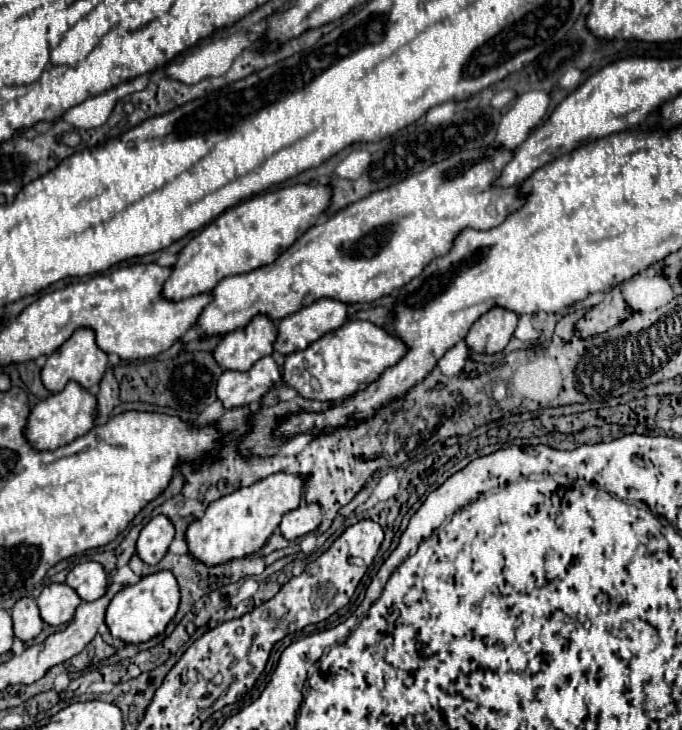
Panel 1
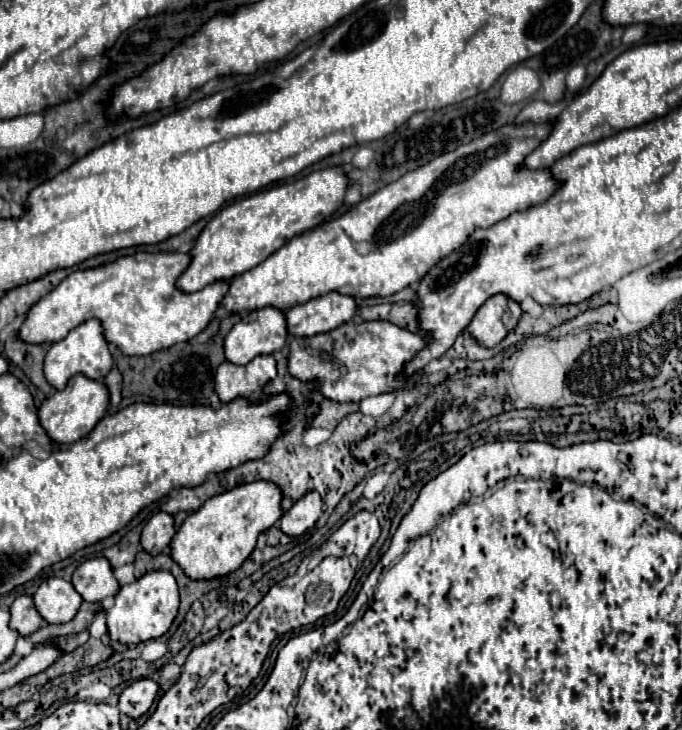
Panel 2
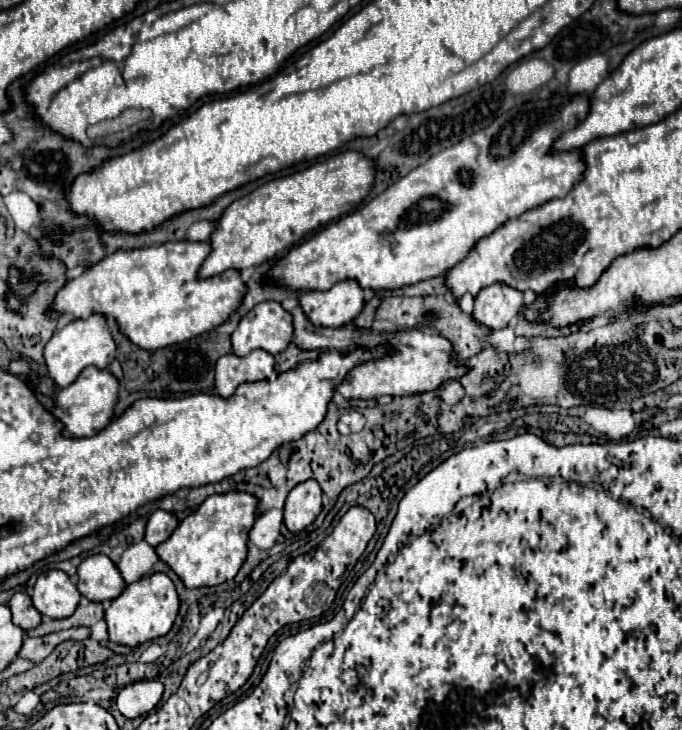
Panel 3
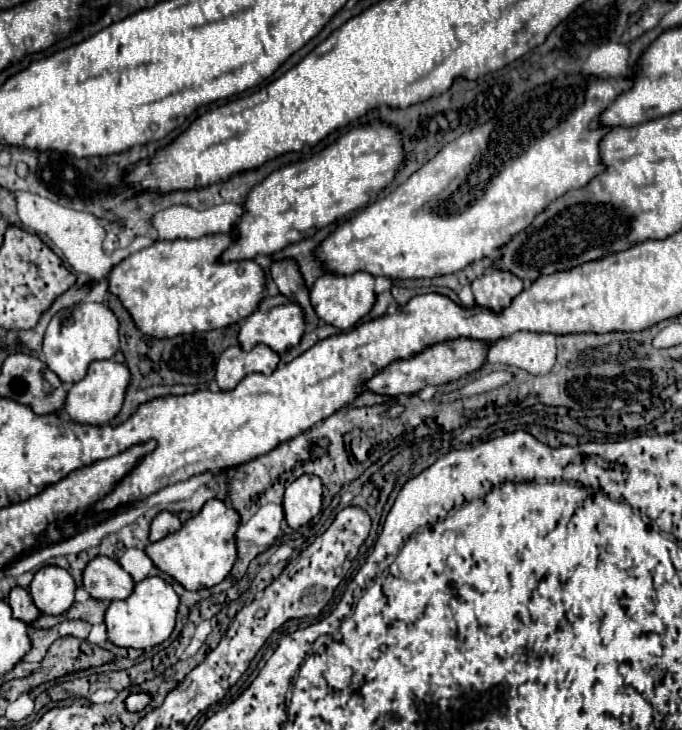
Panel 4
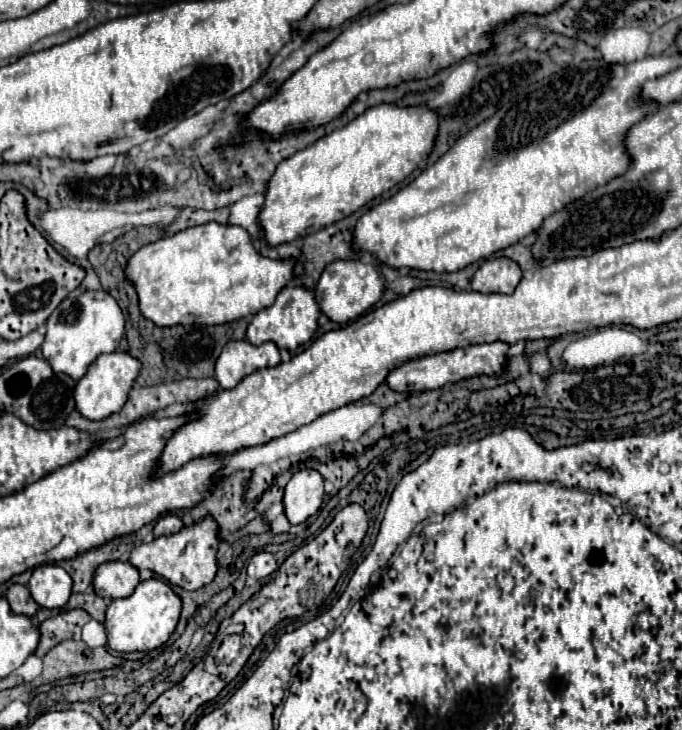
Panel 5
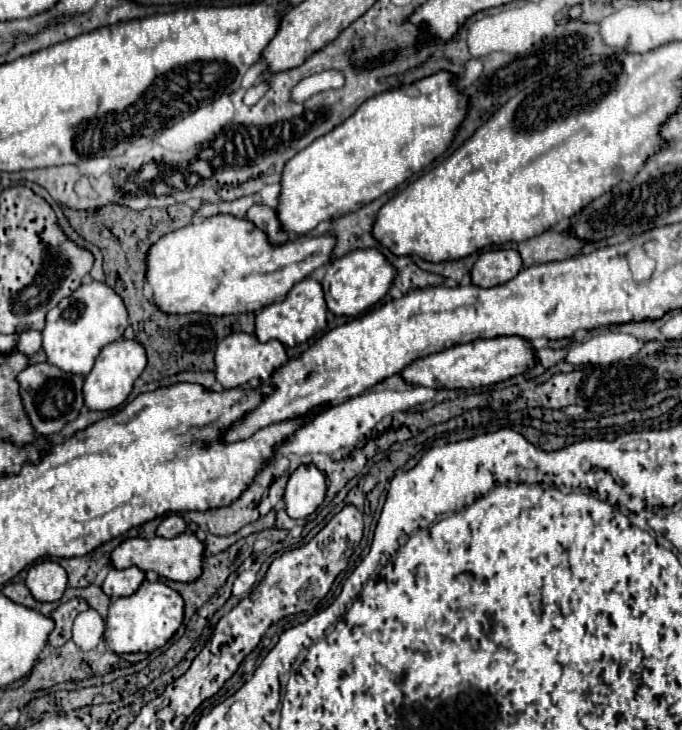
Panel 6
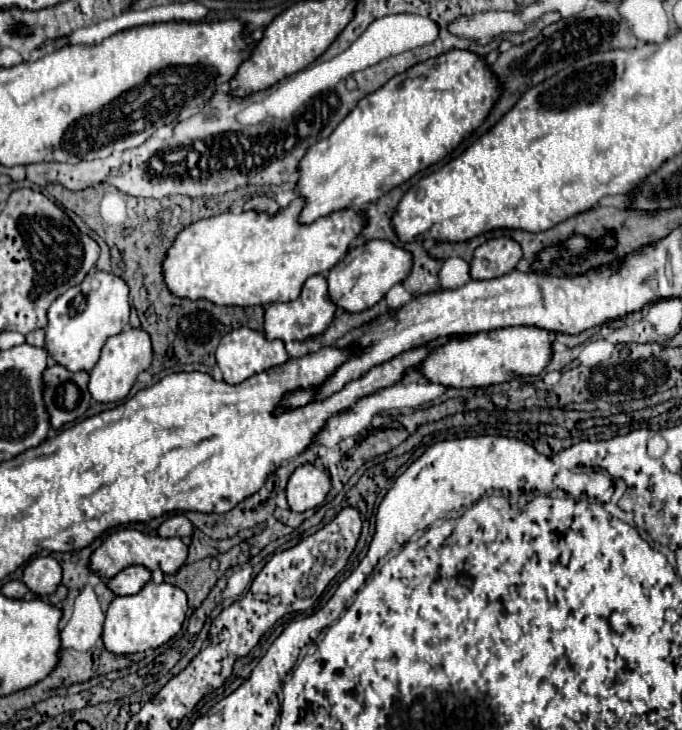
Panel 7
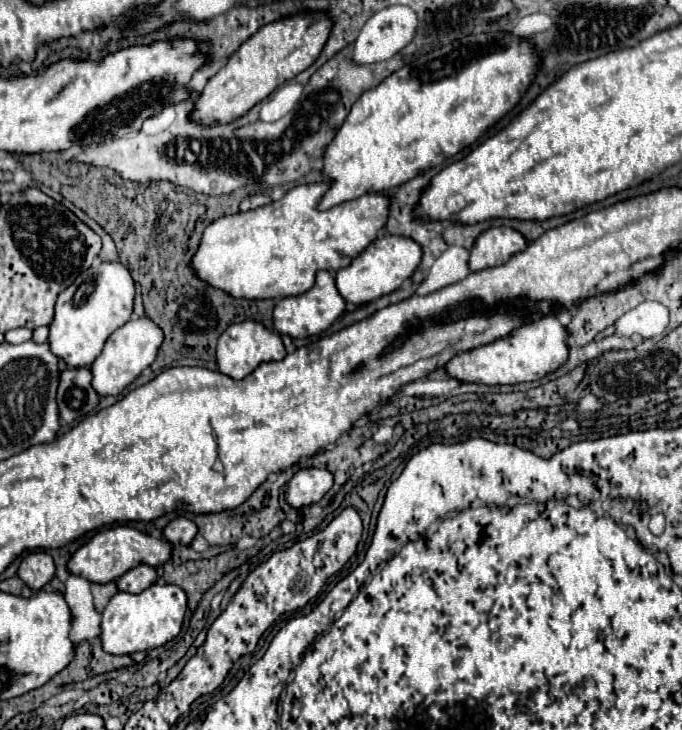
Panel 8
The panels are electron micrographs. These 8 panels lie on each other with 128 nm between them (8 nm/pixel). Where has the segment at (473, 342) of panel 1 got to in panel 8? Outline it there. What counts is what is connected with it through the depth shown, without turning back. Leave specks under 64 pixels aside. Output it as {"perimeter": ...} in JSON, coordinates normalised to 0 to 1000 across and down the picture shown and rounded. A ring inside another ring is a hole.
{"perimeter":[[[716,312],[698,326],[686,364],[692,373],[710,370],[718,364],[733,364],[745,359],[751,348],[765,345],[771,337],[774,337],[774,329],[760,315]]]}

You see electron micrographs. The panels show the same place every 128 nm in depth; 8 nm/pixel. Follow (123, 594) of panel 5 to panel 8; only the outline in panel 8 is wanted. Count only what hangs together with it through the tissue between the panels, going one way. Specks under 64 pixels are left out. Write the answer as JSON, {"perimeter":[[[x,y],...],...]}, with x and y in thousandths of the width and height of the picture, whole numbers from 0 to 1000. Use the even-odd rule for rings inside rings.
{"perimeter":[[[202,773],[199,778],[188,781],[182,789],[176,789],[170,795],[170,800],[179,811],[196,811],[196,814],[211,811],[226,797],[229,797],[229,778],[223,778],[217,773]]]}

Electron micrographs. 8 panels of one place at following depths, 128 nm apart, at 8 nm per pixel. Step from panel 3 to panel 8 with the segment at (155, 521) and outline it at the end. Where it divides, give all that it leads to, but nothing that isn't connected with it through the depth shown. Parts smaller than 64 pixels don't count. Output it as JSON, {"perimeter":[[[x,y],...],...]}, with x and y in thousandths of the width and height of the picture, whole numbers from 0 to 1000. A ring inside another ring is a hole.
{"perimeter":[[[258,710],[252,712],[243,723],[240,723],[240,737],[249,742],[249,745],[279,745],[287,734],[290,723],[282,712],[276,710]]]}

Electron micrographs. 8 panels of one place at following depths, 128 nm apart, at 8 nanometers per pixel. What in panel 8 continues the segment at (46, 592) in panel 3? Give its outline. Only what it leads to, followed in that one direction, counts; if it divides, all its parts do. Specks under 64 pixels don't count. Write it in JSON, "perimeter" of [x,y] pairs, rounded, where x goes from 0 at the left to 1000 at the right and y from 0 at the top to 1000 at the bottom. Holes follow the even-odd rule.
{"perimeter":[[[47,756],[47,759],[35,762],[29,770],[29,778],[26,778],[26,789],[50,811],[62,808],[79,792],[79,784],[82,784],[79,770],[67,756]]]}

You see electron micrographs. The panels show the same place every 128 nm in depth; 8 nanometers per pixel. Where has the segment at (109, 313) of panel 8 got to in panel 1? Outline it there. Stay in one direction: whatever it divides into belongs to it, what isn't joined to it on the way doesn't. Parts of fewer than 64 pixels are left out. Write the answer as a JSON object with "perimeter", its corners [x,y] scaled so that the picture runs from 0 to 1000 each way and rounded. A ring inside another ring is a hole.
{"perimeter":[[[114,449],[82,482],[76,482],[62,504],[62,523],[73,537],[91,537],[103,521],[111,521],[126,534],[138,537],[158,504],[158,488],[141,471],[141,458],[132,449]]]}

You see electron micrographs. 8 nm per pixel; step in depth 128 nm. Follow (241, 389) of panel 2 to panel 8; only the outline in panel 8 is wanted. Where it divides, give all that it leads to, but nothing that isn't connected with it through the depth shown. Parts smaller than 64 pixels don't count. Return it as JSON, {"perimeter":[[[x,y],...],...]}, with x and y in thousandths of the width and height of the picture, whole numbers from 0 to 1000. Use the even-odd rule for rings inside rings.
{"perimeter":[[[358,438],[349,444],[340,444],[334,452],[326,455],[320,474],[317,474],[317,496],[320,496],[320,507],[343,521],[352,521],[358,515],[364,515],[378,499],[384,496],[396,496],[396,493],[413,493],[419,488],[416,471],[411,466],[411,460],[399,452],[393,452],[387,444],[381,444],[378,438]]]}

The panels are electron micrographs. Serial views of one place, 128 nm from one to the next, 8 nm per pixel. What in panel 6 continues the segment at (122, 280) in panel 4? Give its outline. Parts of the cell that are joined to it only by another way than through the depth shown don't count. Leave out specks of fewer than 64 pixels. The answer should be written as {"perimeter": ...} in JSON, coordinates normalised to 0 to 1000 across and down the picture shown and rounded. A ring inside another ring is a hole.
{"perimeter":[[[317,293],[299,301],[287,301],[279,310],[255,315],[238,323],[217,345],[217,389],[226,397],[226,411],[240,427],[299,427],[314,433],[378,427],[393,416],[413,414],[425,395],[452,381],[463,367],[484,359],[493,326],[487,321],[472,323],[434,323],[416,334],[396,334],[393,321],[361,299],[337,293]]]}

